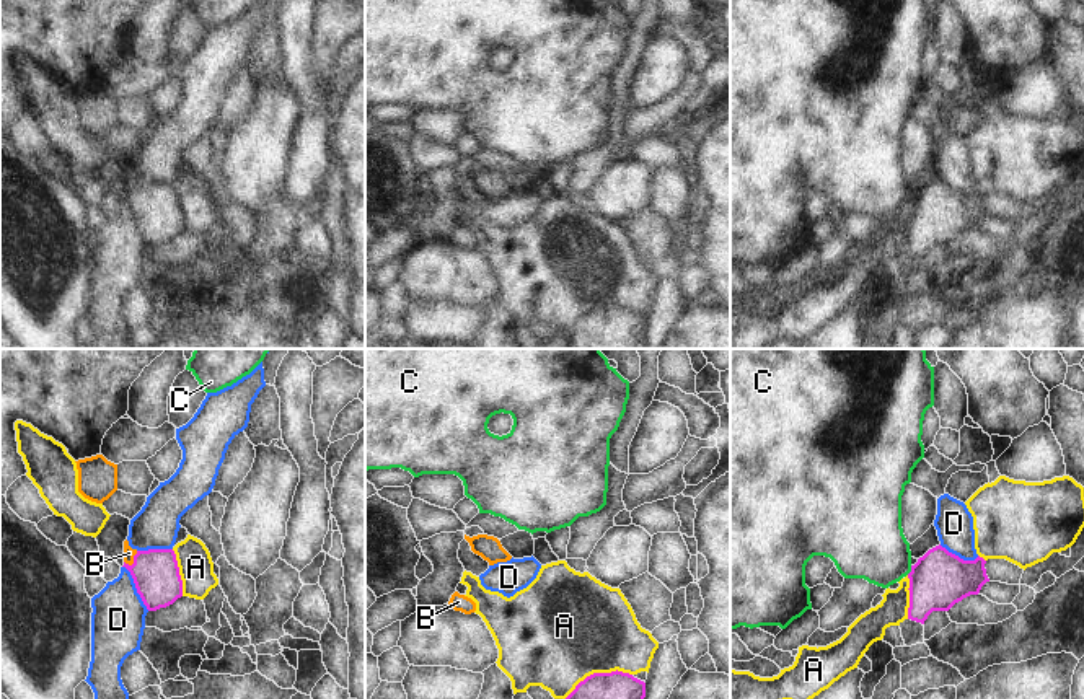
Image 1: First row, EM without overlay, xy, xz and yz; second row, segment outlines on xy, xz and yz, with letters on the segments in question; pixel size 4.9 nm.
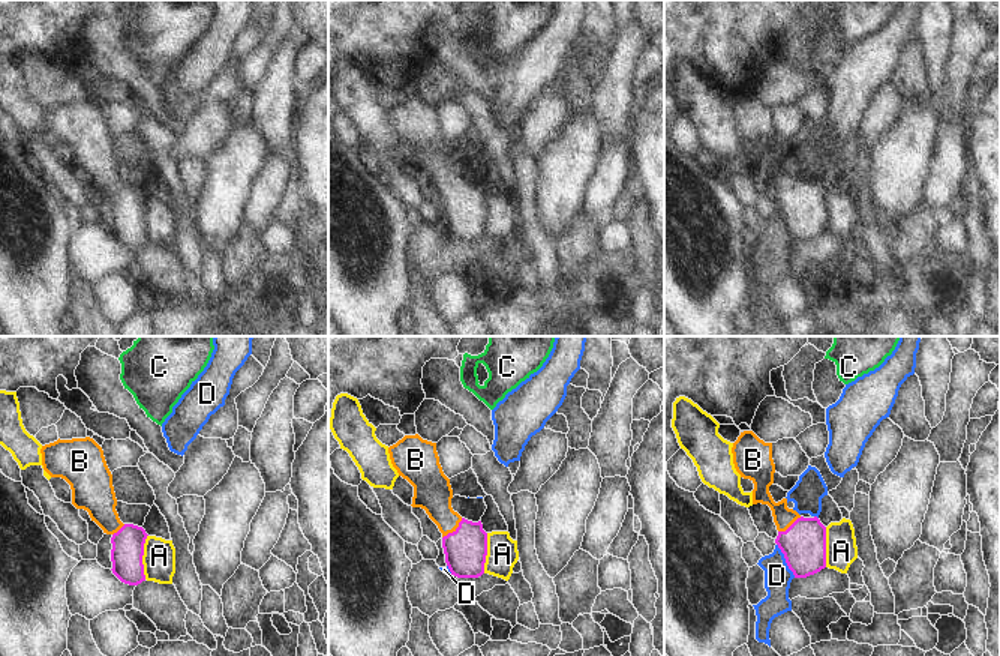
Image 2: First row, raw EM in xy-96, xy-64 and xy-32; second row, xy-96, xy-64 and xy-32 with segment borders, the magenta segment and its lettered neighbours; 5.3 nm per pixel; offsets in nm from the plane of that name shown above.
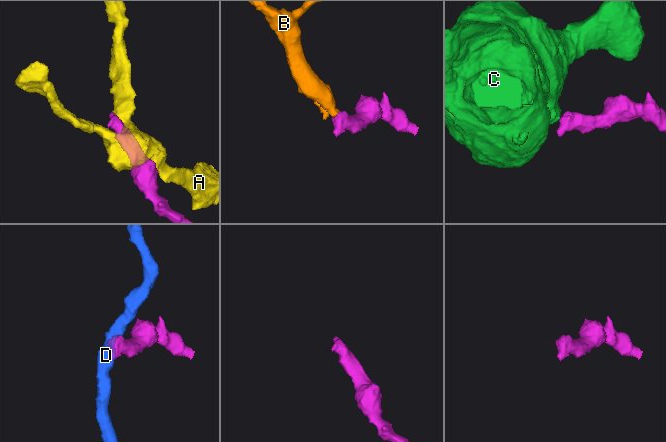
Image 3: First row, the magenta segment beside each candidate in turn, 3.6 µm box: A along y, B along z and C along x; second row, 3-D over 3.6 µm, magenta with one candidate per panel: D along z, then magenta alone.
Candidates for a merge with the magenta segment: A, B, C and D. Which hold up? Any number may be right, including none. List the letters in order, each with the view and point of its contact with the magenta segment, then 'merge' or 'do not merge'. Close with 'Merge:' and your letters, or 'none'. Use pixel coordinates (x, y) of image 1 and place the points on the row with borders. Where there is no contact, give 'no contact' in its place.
A: xz (597, 673) | do not merge
B: xy (134, 561) | merge
C: yz (912, 571) | do not merge
D: xy (136, 587) | do not merge
Merge: B

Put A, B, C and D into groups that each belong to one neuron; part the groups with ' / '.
A / B / C / D

